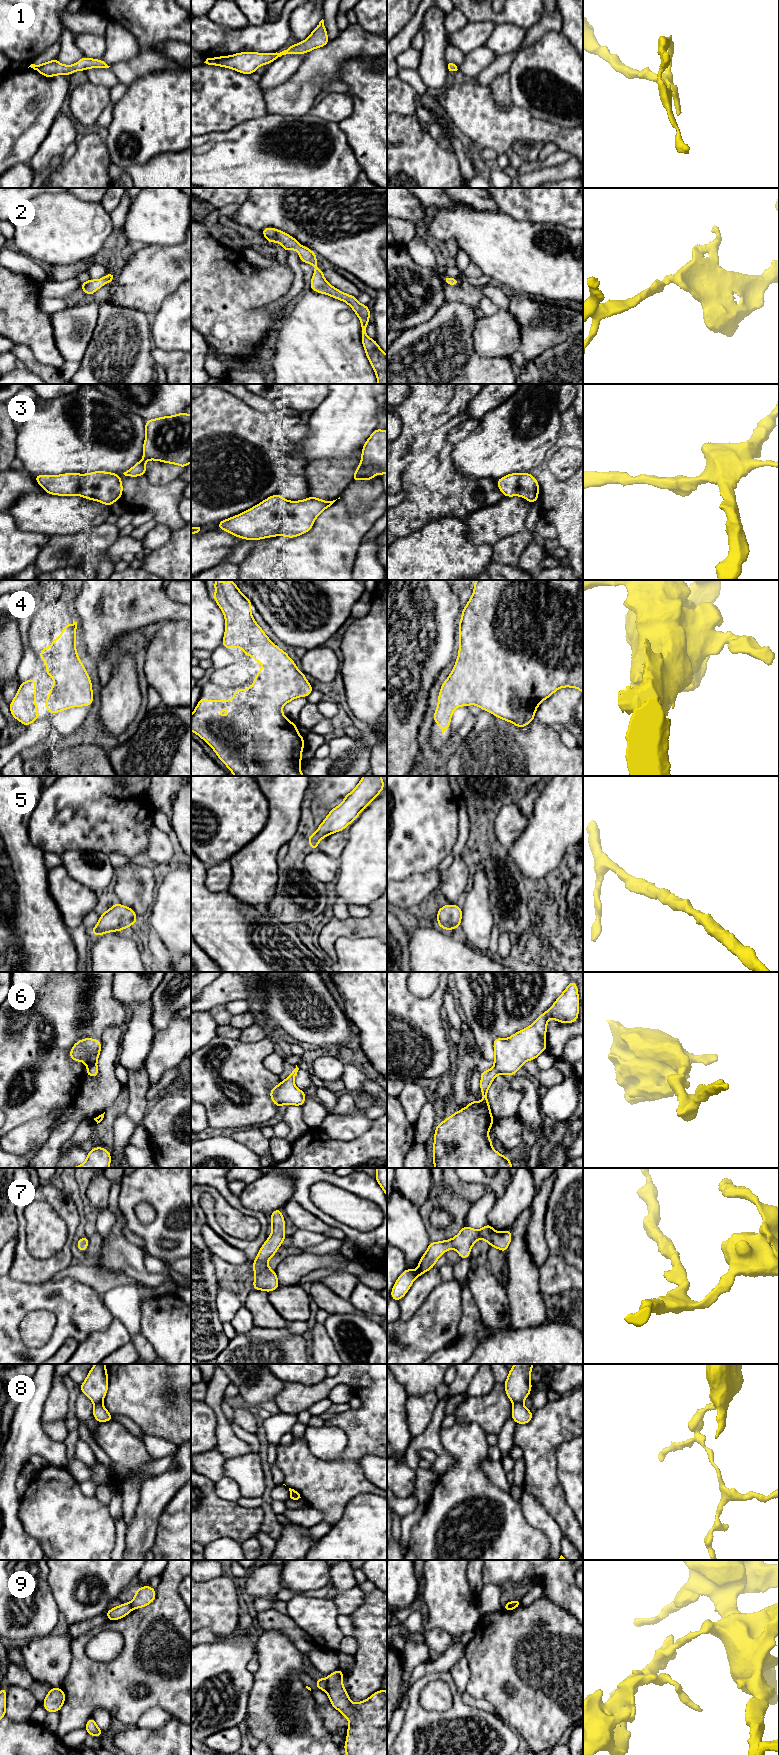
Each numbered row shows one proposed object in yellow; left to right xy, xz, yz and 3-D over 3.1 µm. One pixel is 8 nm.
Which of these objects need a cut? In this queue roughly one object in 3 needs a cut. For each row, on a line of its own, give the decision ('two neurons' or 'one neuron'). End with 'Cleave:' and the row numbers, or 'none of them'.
1: one neuron
2: one neuron
3: one neuron
4: one neuron
5: one neuron
6: one neuron
7: one neuron
8: two neurons
9: two neurons
Cleave: 8, 9

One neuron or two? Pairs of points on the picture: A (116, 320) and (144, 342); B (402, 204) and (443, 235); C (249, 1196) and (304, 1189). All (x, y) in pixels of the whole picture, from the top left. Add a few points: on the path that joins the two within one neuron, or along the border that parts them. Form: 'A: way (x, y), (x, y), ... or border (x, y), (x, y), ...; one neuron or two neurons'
A: way (123, 327), (137, 341); one neuron
B: border (431, 211), (424, 223); two neurons
C: border (291, 1178), (293, 1181), (292, 1198); two neurons

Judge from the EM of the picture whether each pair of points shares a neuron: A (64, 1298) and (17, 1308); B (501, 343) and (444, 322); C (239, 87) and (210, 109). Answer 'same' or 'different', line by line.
A: same
B: different
C: same

